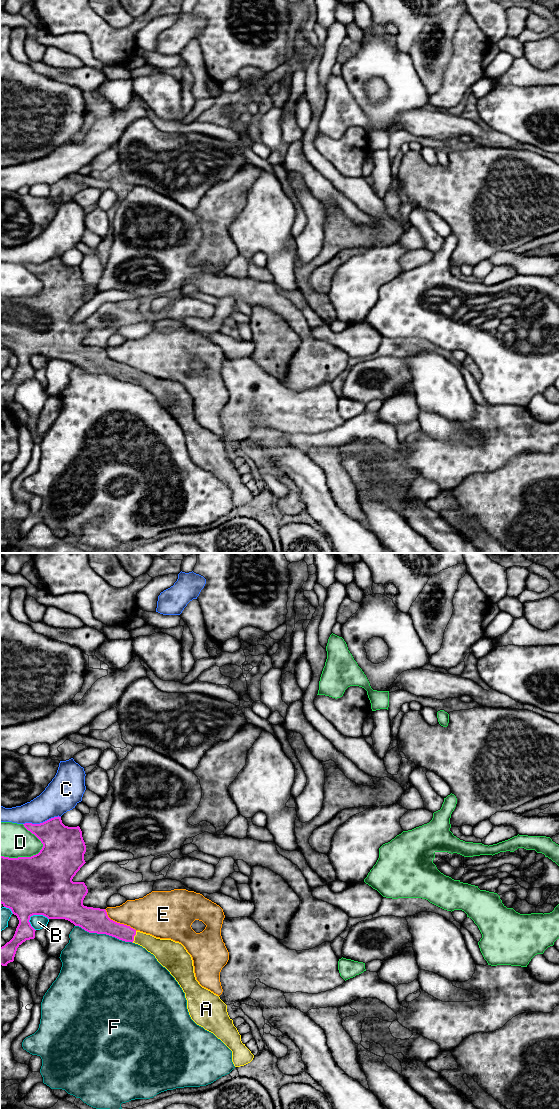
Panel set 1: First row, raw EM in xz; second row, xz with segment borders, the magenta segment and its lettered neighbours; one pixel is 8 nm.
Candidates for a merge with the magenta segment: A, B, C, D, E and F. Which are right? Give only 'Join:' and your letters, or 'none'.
Join: A

